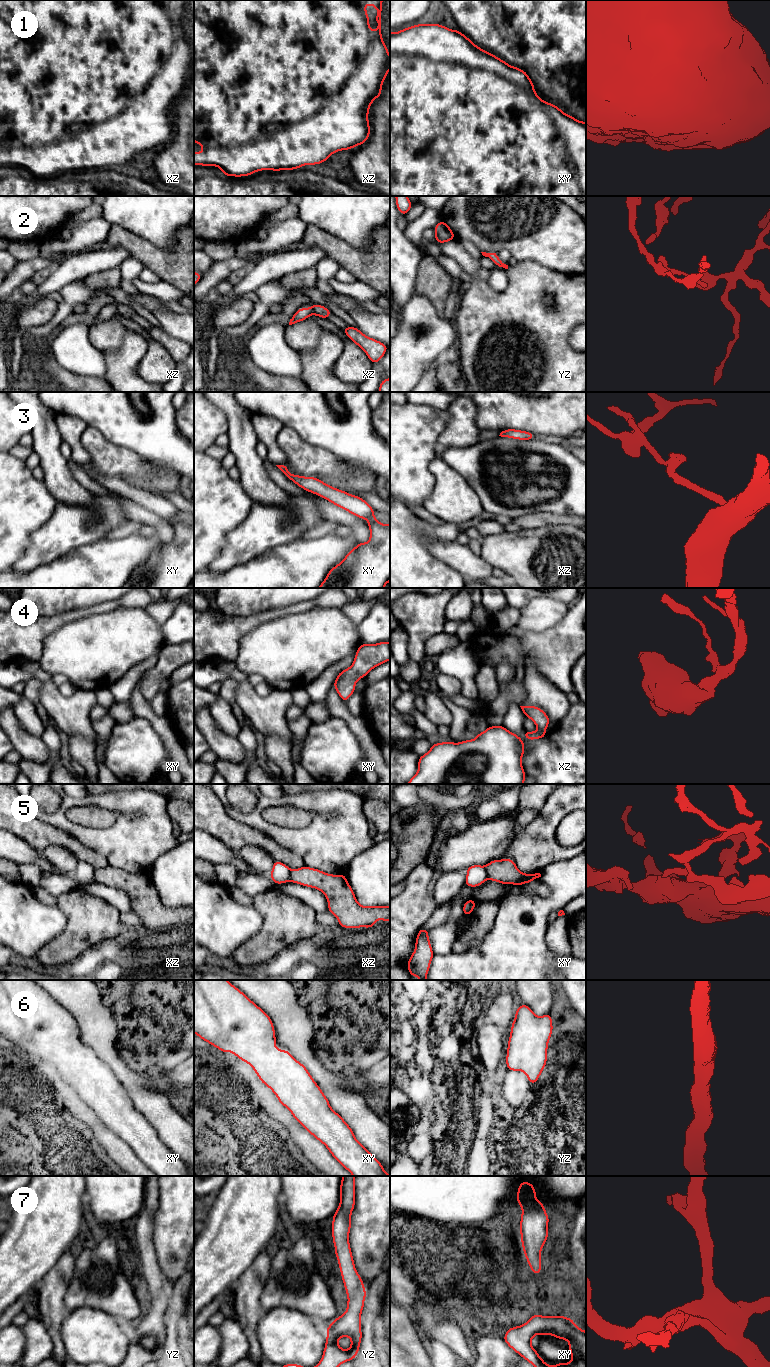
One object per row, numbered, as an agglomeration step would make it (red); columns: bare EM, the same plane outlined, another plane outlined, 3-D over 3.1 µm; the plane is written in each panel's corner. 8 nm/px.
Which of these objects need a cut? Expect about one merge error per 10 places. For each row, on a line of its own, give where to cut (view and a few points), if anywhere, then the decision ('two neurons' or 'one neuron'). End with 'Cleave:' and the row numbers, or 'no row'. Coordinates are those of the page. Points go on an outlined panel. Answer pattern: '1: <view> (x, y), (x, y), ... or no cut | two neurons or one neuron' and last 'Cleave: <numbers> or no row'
1: no cut | one neuron
2: xz (313, 305), (311, 313) | two neurons
3: no cut | one neuron
4: no cut | one neuron
5: xy (484, 866), (488, 877) | two neurons
6: no cut | one neuron
7: no cut | one neuron
Cleave: 2, 5

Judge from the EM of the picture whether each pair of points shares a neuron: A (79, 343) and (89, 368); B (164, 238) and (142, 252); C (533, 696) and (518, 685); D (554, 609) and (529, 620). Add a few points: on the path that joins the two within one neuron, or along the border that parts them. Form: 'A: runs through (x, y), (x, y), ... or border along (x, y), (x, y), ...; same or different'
A: runs through (79, 349), (79, 355), (86, 362); same
B: border along (133, 233), (160, 247), (170, 247), (176, 243); different
C: border along (523, 680), (524, 699), (519, 704); different
D: runs through (548, 612), (541, 613), (535, 617); same

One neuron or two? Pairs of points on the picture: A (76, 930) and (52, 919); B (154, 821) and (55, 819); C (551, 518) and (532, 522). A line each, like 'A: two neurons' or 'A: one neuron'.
A: two neurons
B: one neuron
C: one neuron

